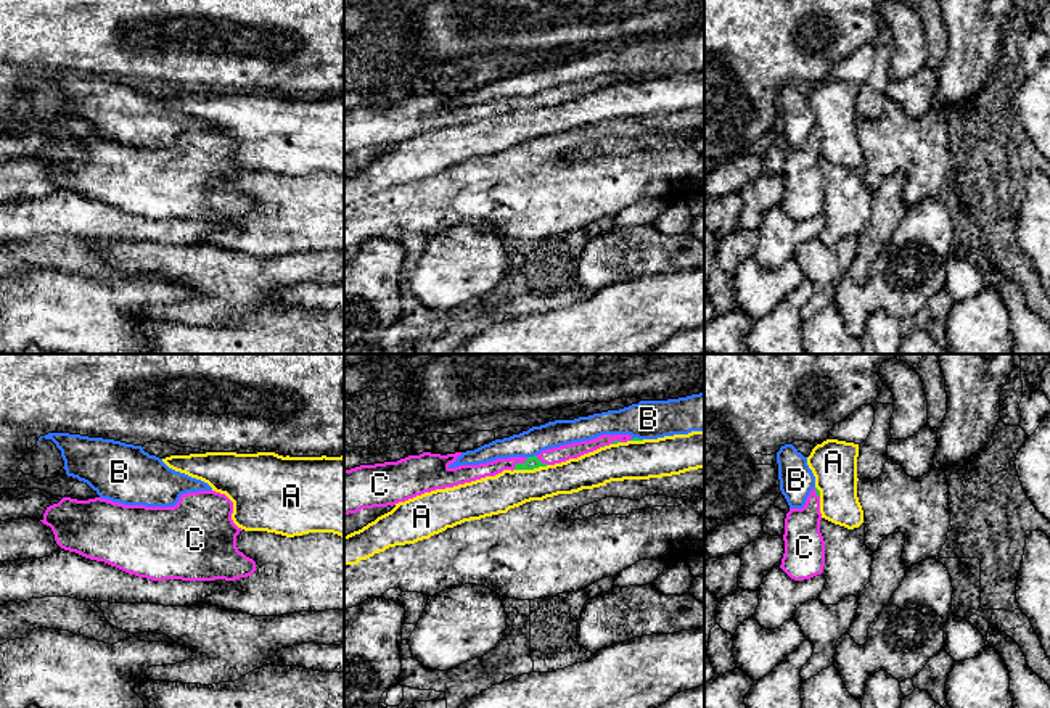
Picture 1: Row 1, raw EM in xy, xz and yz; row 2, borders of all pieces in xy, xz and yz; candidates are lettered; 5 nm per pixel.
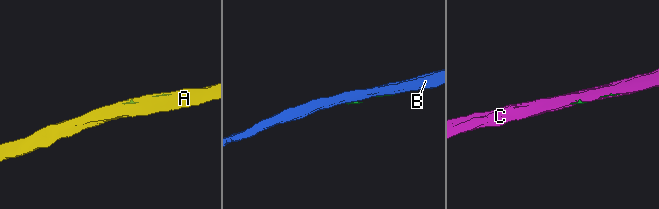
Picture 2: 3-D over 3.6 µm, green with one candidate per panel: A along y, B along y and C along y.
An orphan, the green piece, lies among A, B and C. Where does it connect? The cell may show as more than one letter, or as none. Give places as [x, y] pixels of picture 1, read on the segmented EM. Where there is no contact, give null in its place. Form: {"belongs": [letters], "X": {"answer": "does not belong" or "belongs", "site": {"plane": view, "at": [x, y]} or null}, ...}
{"belongs": ["C"], "A": {"answer": "does not belong", "site": {"plane": "xz", "at": [531, 469]}}, "B": {"answer": "does not belong", "site": {"plane": "xz", "at": [531, 457]}}, "C": {"answer": "belongs", "site": {"plane": "xz", "at": [520, 464]}}}

